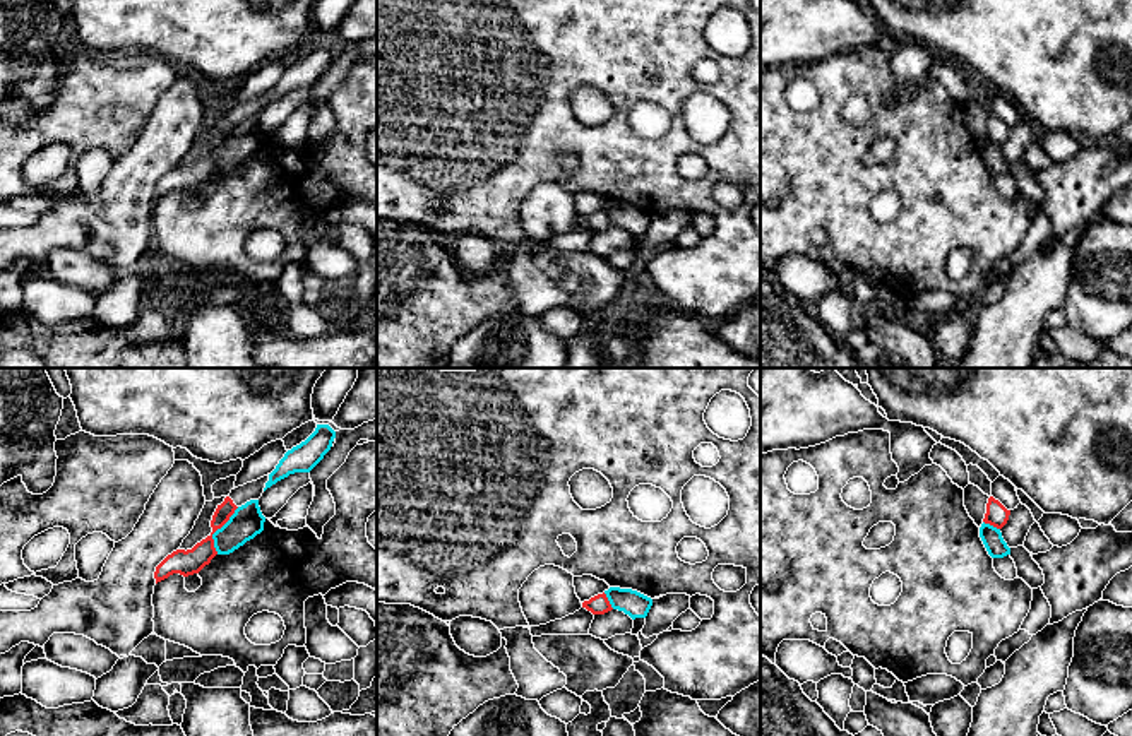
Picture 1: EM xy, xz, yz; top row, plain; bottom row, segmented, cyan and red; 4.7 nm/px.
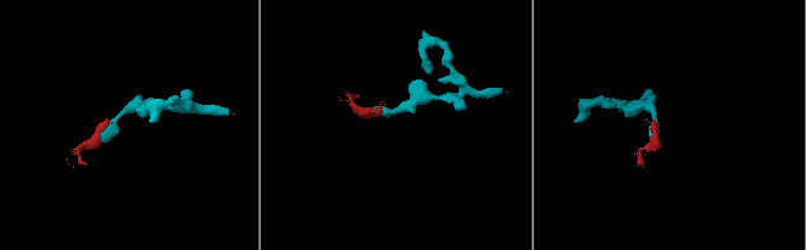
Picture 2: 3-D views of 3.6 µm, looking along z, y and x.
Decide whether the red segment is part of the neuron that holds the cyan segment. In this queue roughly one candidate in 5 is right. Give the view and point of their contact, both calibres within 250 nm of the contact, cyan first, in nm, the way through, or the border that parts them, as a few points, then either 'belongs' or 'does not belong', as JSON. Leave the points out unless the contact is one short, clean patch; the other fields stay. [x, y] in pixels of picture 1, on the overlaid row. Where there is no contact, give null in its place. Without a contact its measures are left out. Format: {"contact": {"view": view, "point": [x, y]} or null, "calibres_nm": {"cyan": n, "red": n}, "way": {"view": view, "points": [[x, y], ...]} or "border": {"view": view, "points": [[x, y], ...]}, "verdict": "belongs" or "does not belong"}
{"contact": {"view": "xy", "point": [216, 531]}, "calibres_nm": {"cyan": 150, "red": 120}, "border": {"view": "xy", "points": [[238, 507], [213, 534], [216, 553]]}, "verdict": "does not belong"}

